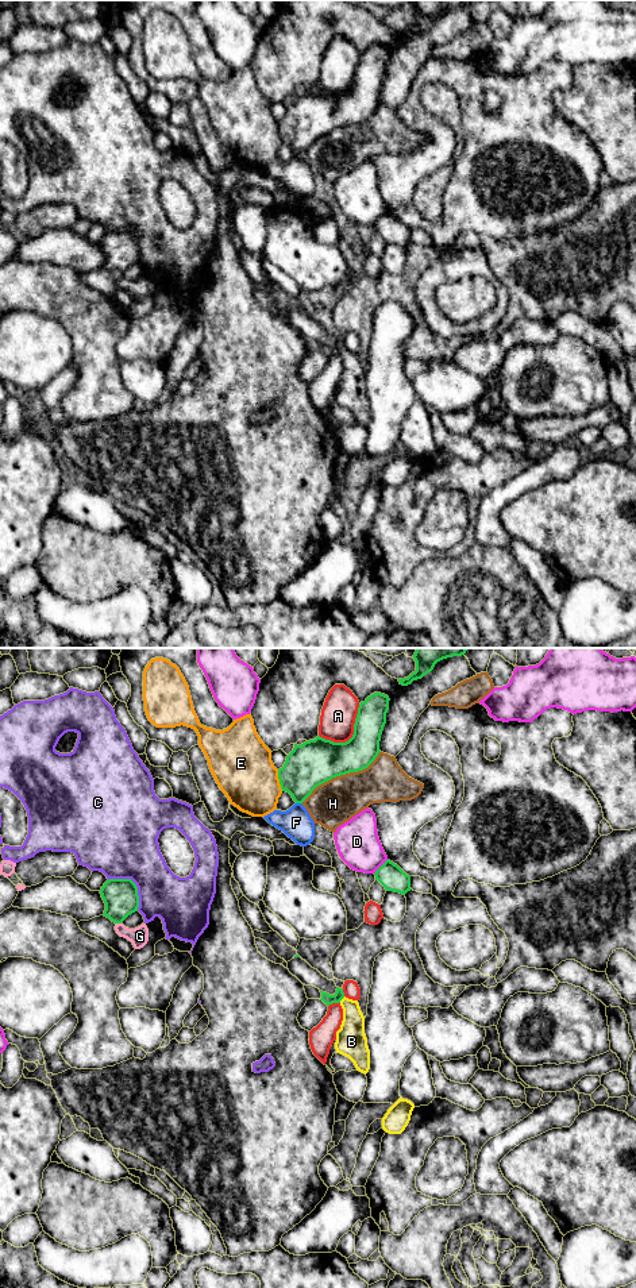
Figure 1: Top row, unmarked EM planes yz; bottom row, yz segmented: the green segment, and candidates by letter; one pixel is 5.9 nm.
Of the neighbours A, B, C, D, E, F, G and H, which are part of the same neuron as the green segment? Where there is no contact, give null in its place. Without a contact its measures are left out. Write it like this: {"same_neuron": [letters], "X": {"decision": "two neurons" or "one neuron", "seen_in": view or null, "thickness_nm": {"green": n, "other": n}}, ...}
{"same_neuron": ["B"], "A": {"decision": "two neurons", "seen_in": "yz", "thickness_nm": {"green": 260, "other": 200}}, "B": {"decision": "one neuron", "seen_in": "yz", "thickness_nm": {"green": 70, "other": 180}}, "C": {"decision": "two neurons", "seen_in": "yz", "thickness_nm": {"green": 200, "other": 400}}, "D": {"decision": "two neurons", "seen_in": "yz", "thickness_nm": {"green": 150, "other": 260}}, "E": {"decision": "two neurons", "seen_in": "yz", "thickness_nm": {"green": 260, "other": 360}}, "F": {"decision": "two neurons", "seen_in": "yz", "thickness_nm": {"green": 260, "other": 190}}, "G": {"decision": "two neurons", "seen_in": "yz", "thickness_nm": {"green": 200, "other": 110}}, "H": {"decision": "two neurons", "seen_in": "yz", "thickness_nm": {"green": 260, "other": 260}}}

